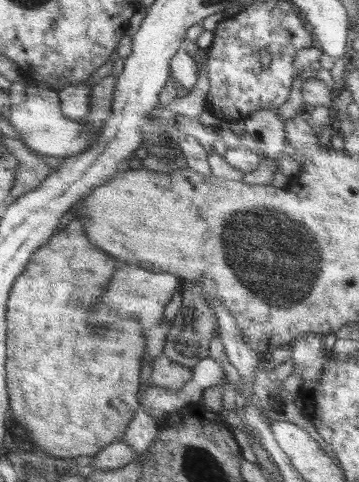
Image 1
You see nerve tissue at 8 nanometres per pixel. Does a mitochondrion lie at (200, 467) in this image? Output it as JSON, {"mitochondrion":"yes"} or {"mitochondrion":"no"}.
{"mitochondrion":"yes"}

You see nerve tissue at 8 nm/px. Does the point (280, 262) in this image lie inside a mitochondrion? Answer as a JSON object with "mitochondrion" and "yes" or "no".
{"mitochondrion":"yes"}

